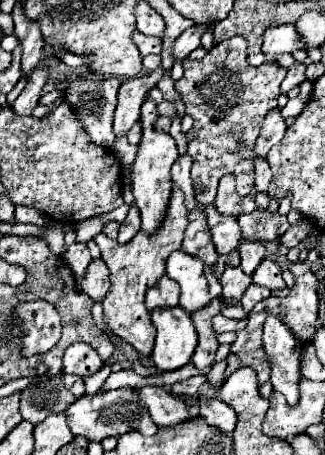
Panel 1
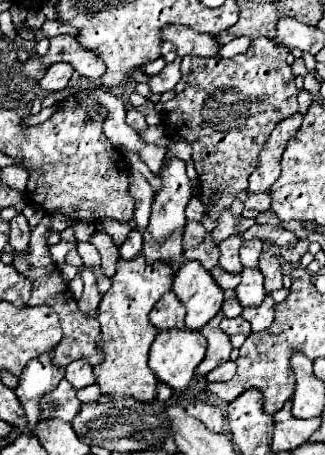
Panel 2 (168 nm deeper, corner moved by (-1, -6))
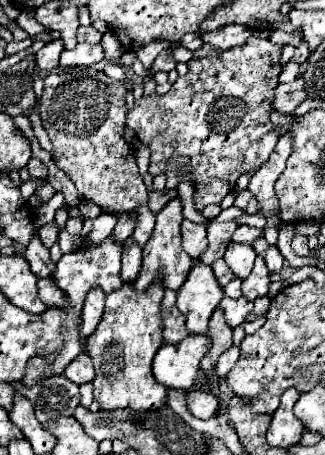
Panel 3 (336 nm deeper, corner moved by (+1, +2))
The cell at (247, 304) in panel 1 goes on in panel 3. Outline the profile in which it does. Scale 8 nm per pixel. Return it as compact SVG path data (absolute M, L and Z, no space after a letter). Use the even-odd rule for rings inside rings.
M260 296L260 298L256 298L254 300L254 310L250 312L250 316L248 316L248 320L256 320L256 318L262 318L262 316L266 316L266 312L268 312L268 308L270 308L270 298L268 296Z

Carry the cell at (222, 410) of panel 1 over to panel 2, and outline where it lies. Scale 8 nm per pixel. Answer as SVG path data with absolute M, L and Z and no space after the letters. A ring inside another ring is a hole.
M196 402L196 404L190 404L186 408L186 412L192 418L200 420L212 432L222 432L222 428L224 428L224 416L222 416L222 412L220 412L218 406L204 404L204 402Z

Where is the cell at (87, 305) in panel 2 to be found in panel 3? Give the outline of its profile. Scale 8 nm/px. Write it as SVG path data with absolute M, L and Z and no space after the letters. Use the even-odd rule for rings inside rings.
M92 288L92 292L88 292L86 300L84 300L84 308L82 308L82 334L90 336L96 330L96 324L102 318L104 312L104 298L106 294L100 292L100 288Z

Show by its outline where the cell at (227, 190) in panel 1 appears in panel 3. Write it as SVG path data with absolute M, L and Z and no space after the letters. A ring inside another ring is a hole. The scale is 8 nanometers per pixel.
M230 220L230 222L212 222L208 226L208 236L206 236L208 238L208 248L200 256L200 262L212 264L214 260L222 258L236 228L238 228L236 220Z

